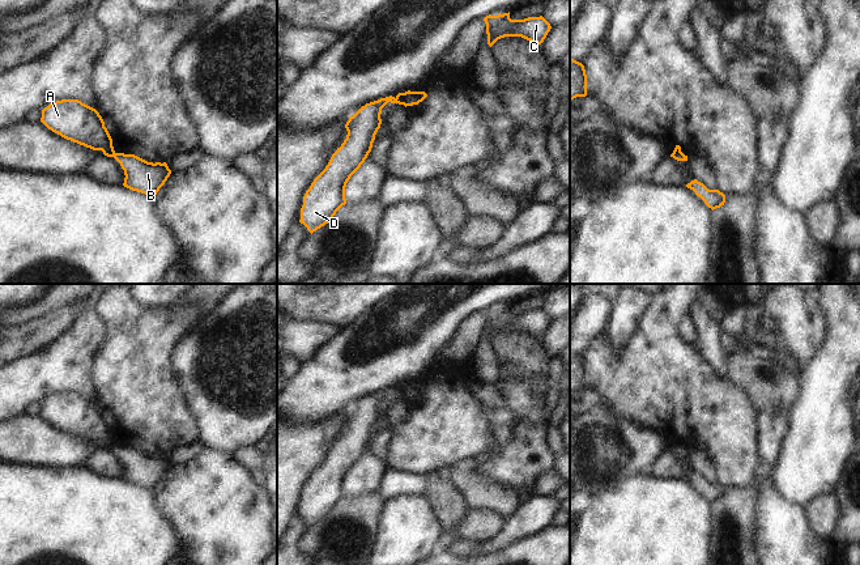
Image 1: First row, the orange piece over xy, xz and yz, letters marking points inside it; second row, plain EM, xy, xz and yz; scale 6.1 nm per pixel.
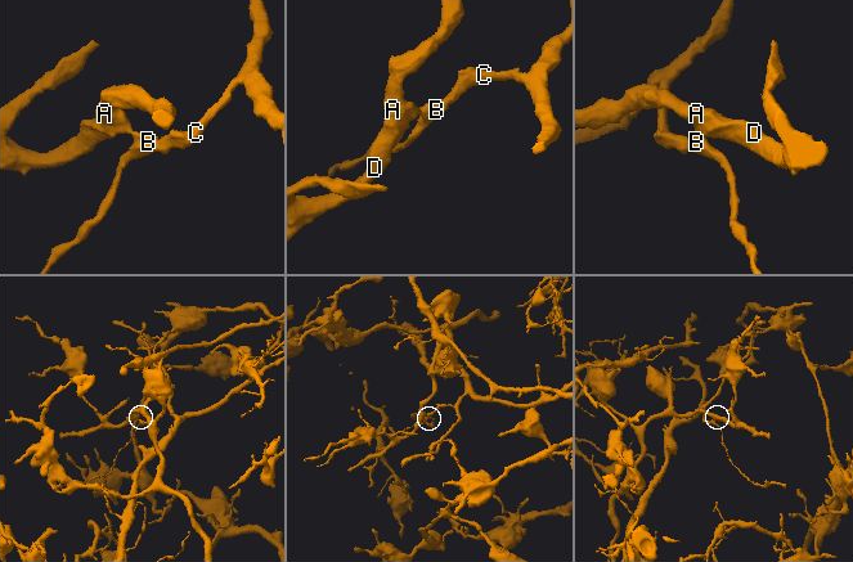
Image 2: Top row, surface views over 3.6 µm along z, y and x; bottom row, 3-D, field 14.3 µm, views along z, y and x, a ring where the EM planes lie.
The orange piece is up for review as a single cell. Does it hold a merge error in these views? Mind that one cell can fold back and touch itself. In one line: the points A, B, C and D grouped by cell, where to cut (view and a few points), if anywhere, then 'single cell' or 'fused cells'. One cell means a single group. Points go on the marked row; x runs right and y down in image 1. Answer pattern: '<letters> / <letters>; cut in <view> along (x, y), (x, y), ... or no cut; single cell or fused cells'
A D / B C; cut in xz along (405, 93), (403, 103); fused cells

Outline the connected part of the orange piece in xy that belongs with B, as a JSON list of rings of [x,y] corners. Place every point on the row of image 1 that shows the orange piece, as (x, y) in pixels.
[[[115,153],[112,157],[124,170],[123,186],[148,196],[156,196],[171,174],[166,162],[153,163],[135,154],[124,153]]]

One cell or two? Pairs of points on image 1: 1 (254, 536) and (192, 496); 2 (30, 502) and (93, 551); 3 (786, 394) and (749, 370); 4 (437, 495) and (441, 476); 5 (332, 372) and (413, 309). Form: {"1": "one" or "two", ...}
{"1": "one", "2": "one", "3": "one", "4": "one", "5": "one"}

